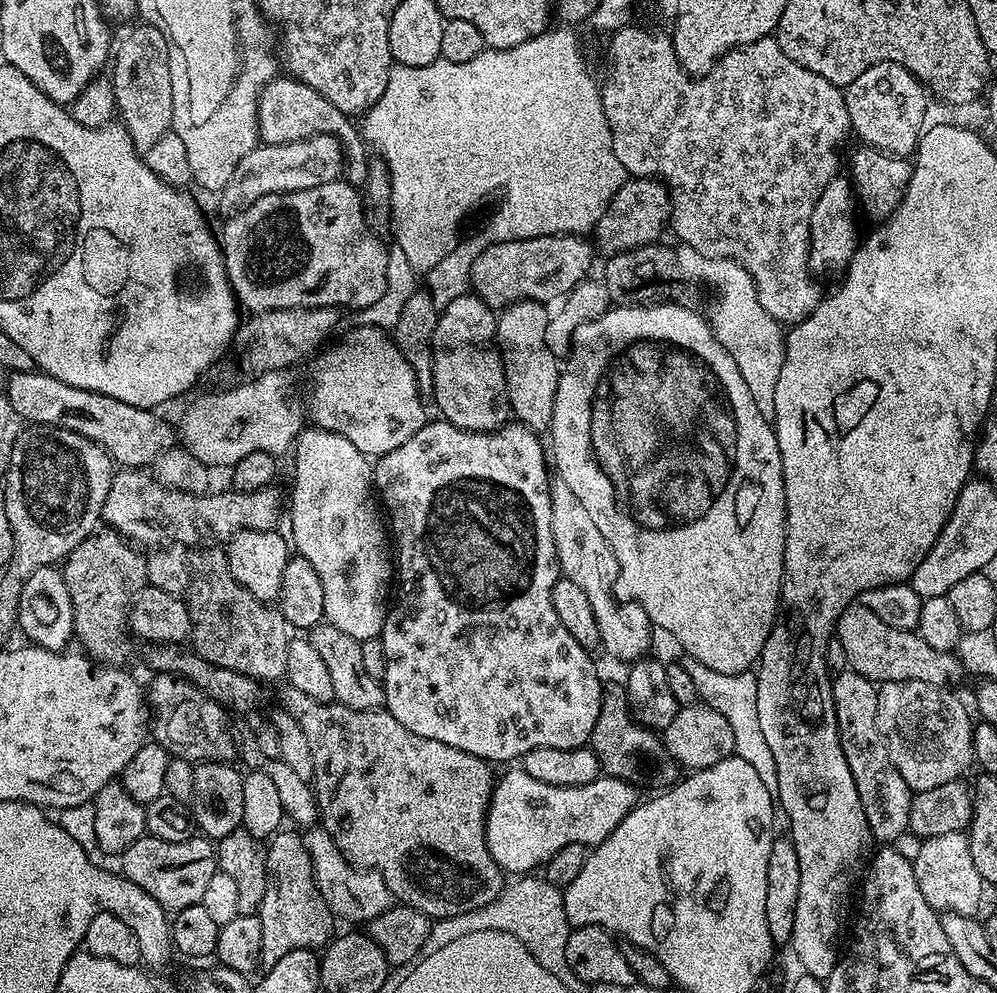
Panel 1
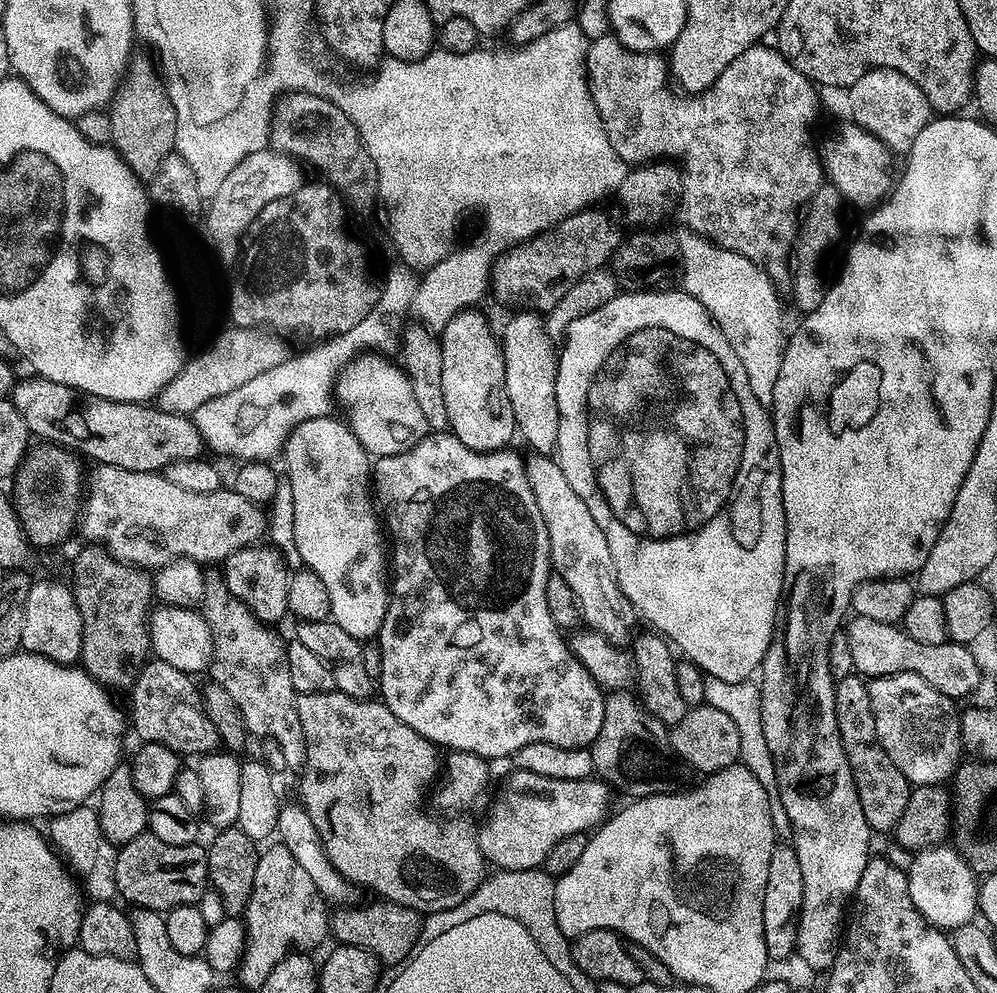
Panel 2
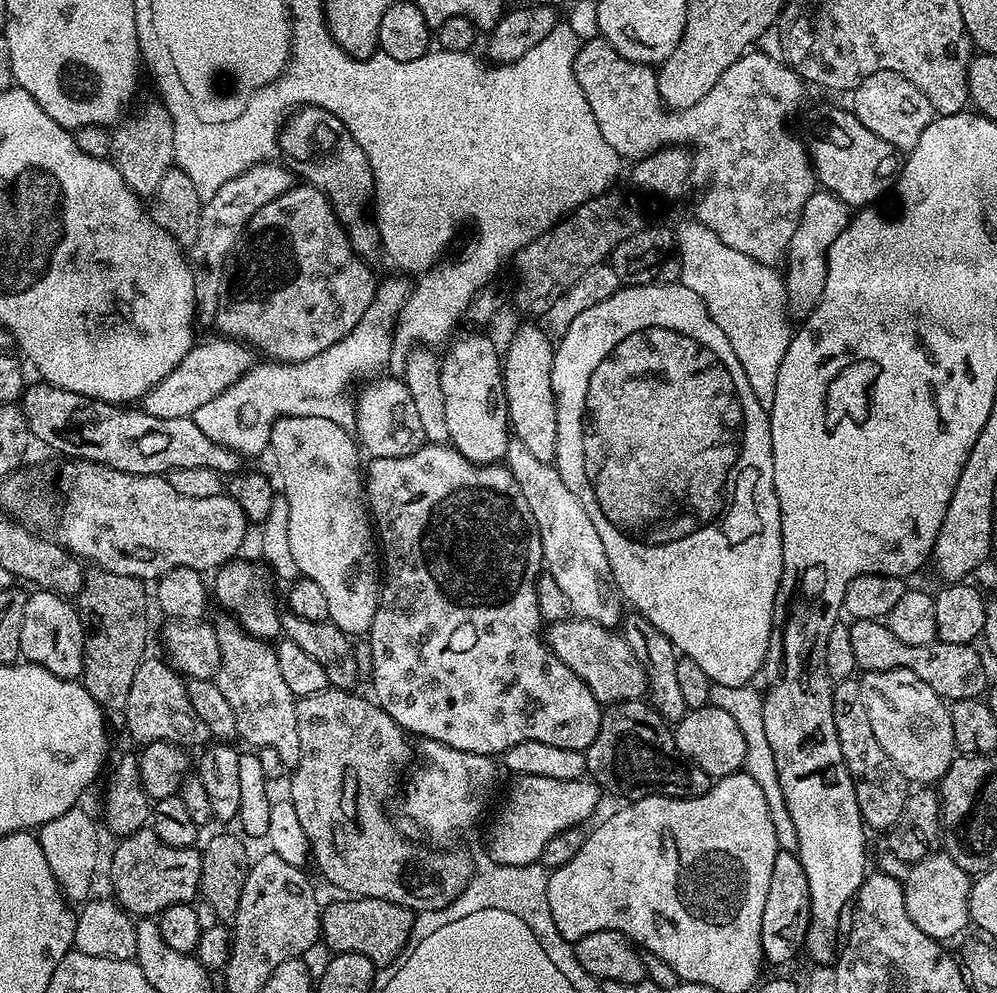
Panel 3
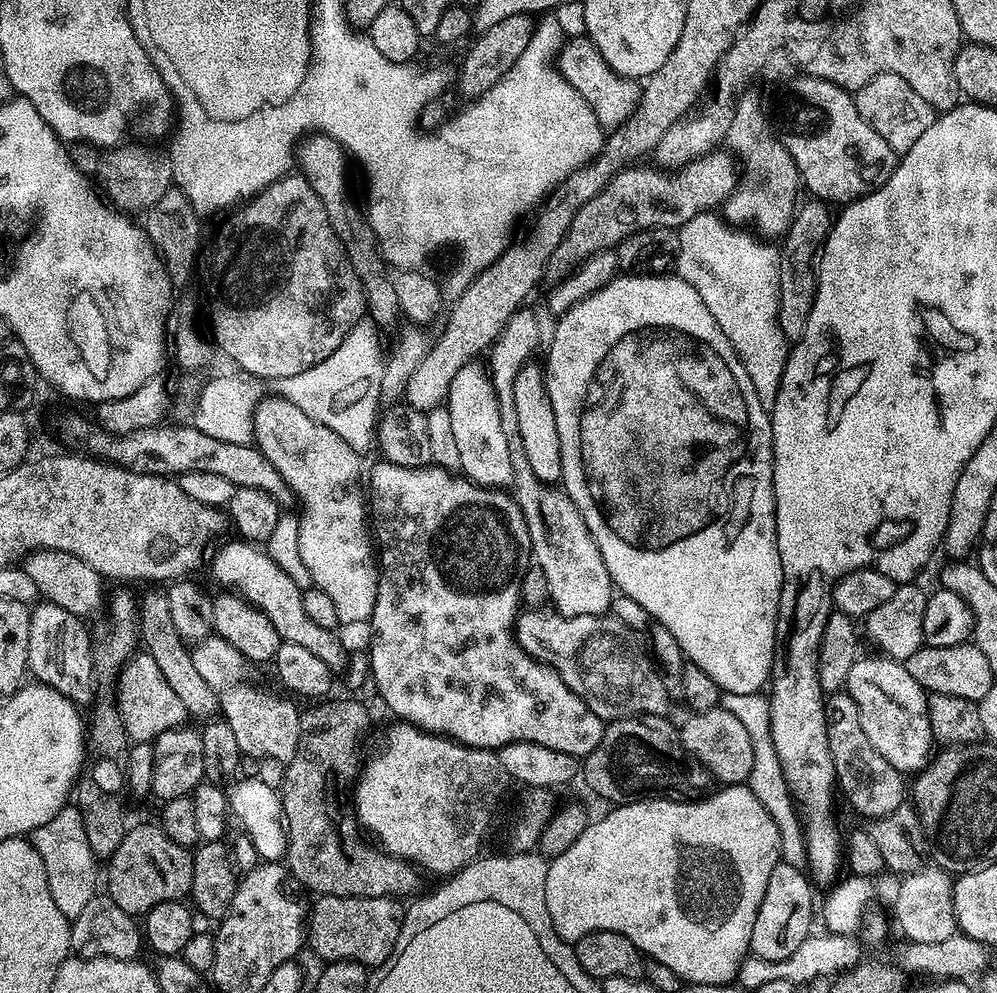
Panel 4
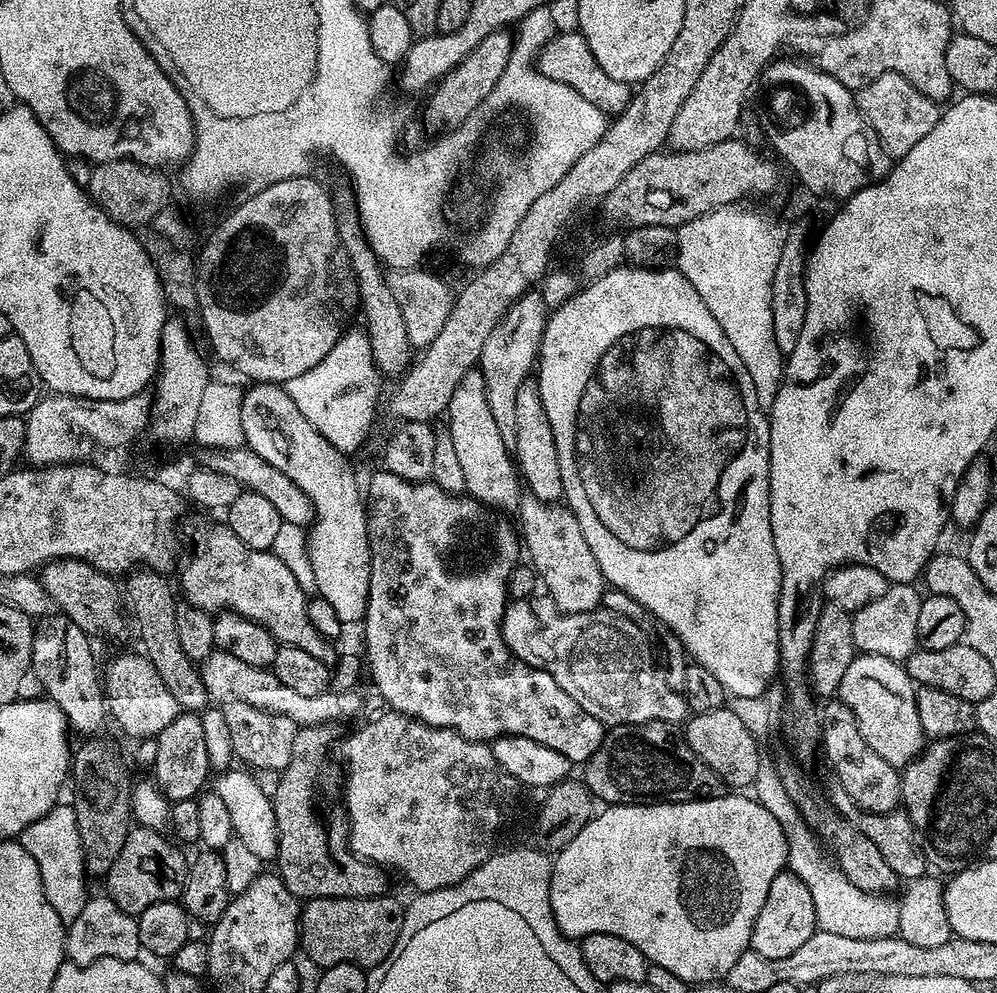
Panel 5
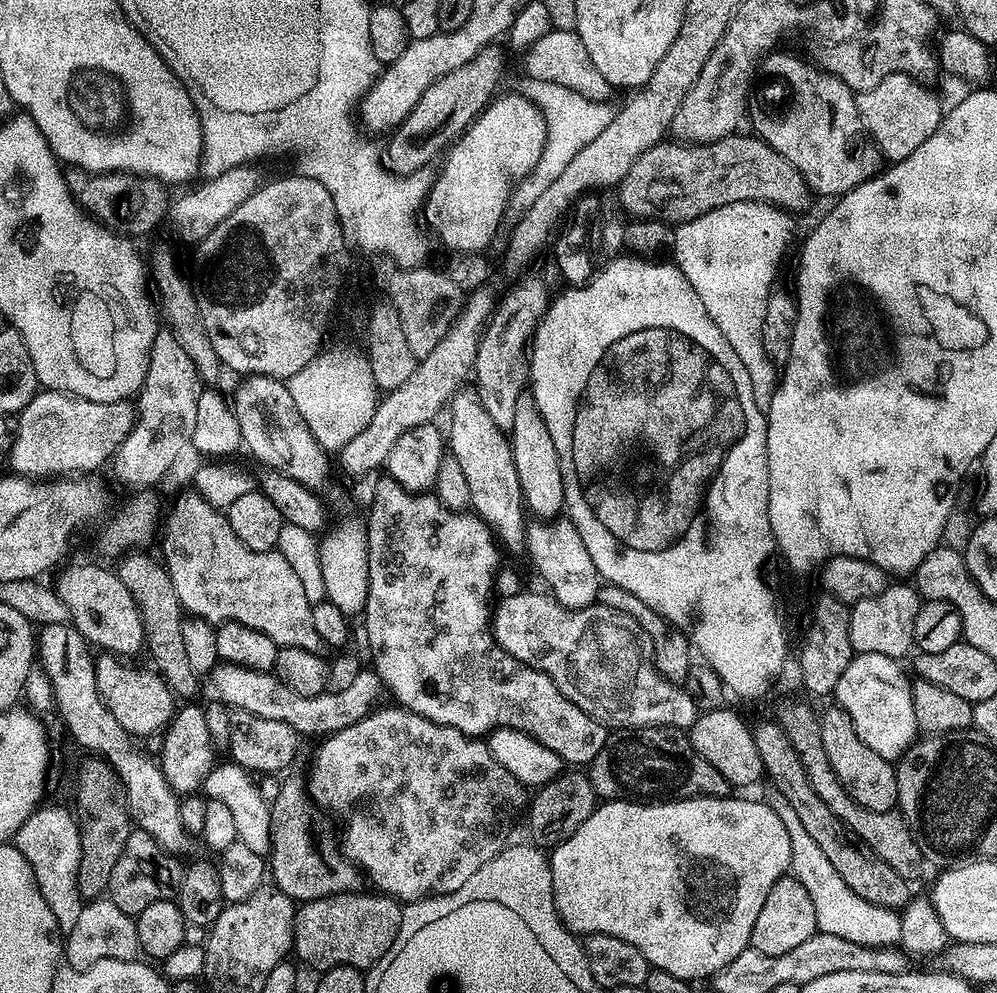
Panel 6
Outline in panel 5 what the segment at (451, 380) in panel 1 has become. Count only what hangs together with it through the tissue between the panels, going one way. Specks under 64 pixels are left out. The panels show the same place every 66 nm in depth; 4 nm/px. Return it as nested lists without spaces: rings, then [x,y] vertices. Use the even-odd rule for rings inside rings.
[[[478,370],[467,372],[454,390],[446,409],[446,427],[452,436],[458,463],[462,465],[462,478],[467,495],[485,506],[497,504],[500,508],[515,509],[522,495],[522,480],[513,457],[502,446],[502,434],[490,414],[490,402],[486,400],[484,376]]]

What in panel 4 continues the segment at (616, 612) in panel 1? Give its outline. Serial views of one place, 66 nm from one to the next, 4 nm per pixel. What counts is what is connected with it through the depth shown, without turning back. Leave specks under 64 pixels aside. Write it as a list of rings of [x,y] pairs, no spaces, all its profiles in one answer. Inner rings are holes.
[[[527,310],[516,312],[502,330],[486,356],[486,367],[498,398],[498,414],[502,418],[502,434],[506,434],[509,451],[511,491],[530,530],[535,567],[546,574],[548,599],[551,607],[561,616],[603,616],[611,609],[614,585],[602,562],[602,554],[586,530],[582,514],[574,506],[563,487],[553,486],[538,478],[527,460],[522,436],[518,432],[518,414],[514,410],[514,378],[524,364],[529,363],[532,351],[540,344],[540,324]],[[488,359],[488,360],[487,360]],[[516,491],[516,492],[515,492]]]

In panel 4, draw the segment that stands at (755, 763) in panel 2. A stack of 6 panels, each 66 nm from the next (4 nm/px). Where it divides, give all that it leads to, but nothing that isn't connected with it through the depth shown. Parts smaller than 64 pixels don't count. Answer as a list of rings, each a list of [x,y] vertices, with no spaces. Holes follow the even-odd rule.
[[[755,692],[754,694],[730,694],[723,693],[719,707],[724,708],[738,722],[742,722],[746,735],[750,737],[750,746],[754,749],[754,766],[750,766],[750,774],[746,781],[746,787],[766,806],[766,814],[774,818],[774,826],[778,826],[778,838],[780,839],[781,861],[795,868],[804,868],[808,862],[808,847],[804,845],[804,825],[793,800],[790,790],[786,786],[786,774],[782,774],[782,762],[778,762],[778,753],[774,751],[774,738],[770,734],[770,706],[768,696]]]

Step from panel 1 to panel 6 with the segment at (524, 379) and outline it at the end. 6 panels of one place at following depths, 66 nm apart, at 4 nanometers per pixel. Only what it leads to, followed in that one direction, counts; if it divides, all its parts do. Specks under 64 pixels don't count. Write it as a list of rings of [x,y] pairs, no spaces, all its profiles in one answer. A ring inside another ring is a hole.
[[[531,394],[518,398],[514,426],[510,430],[510,443],[514,470],[518,470],[518,486],[527,511],[531,515],[533,512],[536,515],[533,517],[540,522],[556,520],[565,511],[562,466],[558,458],[558,449],[554,446],[554,438],[550,438],[550,430],[546,427],[546,418],[542,418]]]

